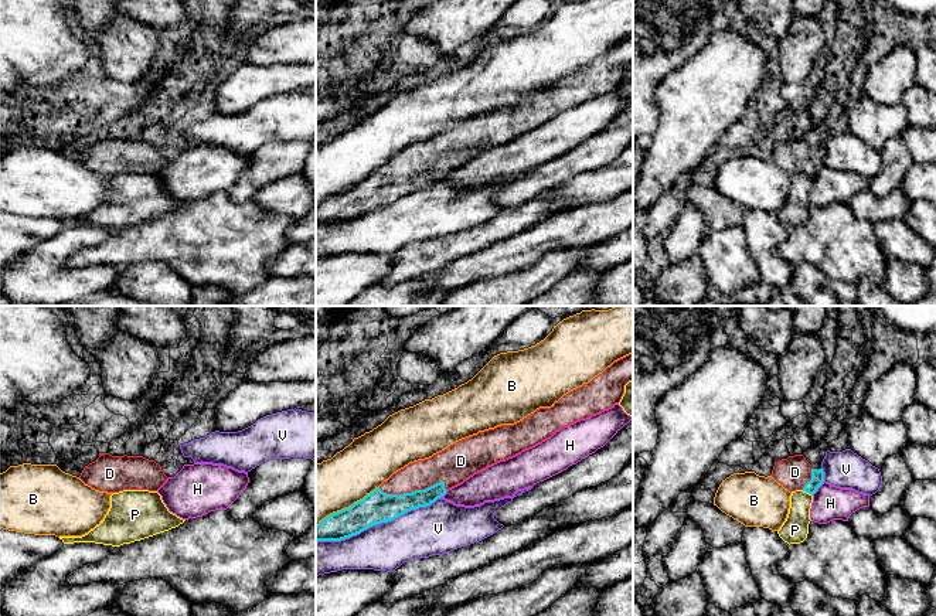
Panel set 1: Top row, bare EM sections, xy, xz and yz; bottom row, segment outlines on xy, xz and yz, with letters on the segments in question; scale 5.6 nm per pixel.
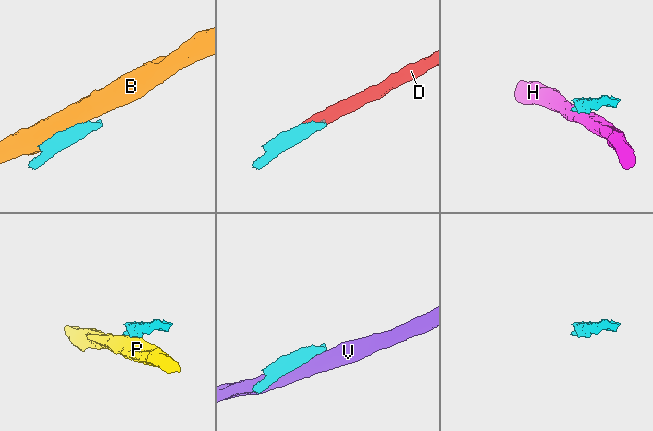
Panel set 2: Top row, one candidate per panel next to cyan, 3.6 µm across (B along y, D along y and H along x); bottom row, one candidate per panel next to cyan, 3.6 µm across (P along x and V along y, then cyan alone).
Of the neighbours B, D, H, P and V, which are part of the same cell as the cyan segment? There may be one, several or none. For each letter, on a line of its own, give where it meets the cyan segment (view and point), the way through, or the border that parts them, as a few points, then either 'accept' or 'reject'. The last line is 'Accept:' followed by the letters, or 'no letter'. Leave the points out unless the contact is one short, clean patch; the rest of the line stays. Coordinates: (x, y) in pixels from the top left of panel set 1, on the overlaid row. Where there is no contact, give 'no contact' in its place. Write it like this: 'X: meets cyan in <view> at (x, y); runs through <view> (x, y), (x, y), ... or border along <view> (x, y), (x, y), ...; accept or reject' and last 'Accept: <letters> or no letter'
B: meets cyan in xz at (349, 507); reject
D: meets cyan in xz at (415, 490); runs through xz (377, 507), (404, 492), (415, 490), (424, 482), (452, 466); accept
H: meets cyan in yz at (819, 486); border along yz (823, 480), (812, 494); reject
P: meets cyan in yz at (807, 492); reject
V: meets cyan in xz at (377, 523); reject
Accept: D

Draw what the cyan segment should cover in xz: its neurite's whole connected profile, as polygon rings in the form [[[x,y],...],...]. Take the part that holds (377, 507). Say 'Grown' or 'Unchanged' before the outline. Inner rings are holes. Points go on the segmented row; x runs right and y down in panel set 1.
Grown. [[[629,354],[551,408],[540,408],[514,425],[479,432],[429,459],[409,463],[363,500],[321,520],[316,525],[316,542],[341,541],[430,506],[474,473],[541,443],[564,426],[619,404],[624,385],[632,380],[633,354]]]

